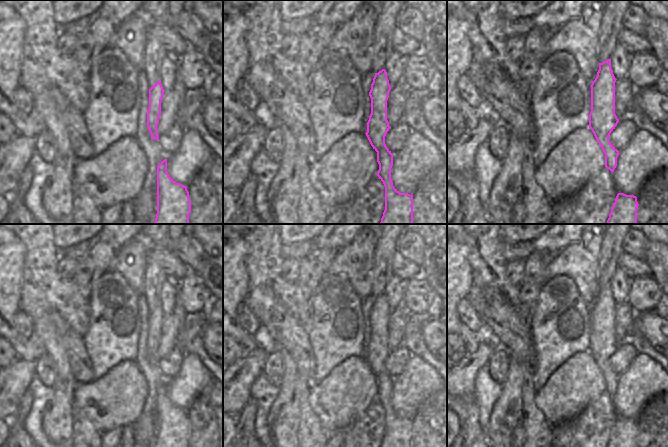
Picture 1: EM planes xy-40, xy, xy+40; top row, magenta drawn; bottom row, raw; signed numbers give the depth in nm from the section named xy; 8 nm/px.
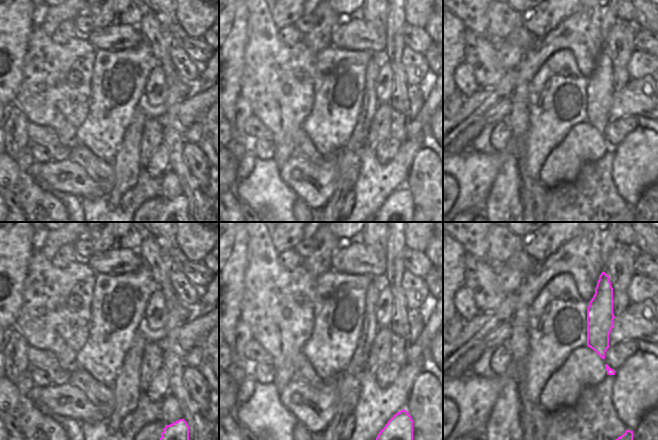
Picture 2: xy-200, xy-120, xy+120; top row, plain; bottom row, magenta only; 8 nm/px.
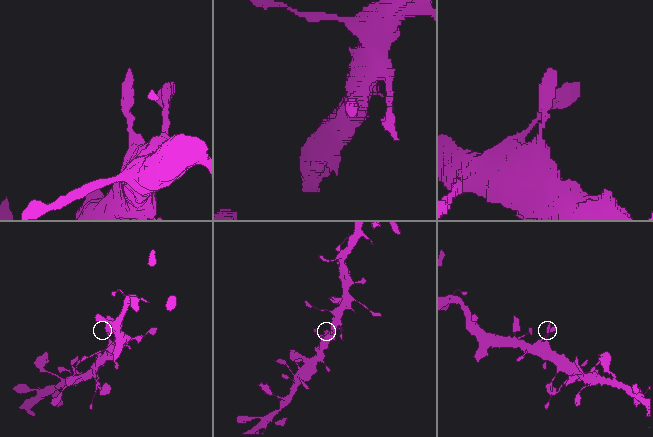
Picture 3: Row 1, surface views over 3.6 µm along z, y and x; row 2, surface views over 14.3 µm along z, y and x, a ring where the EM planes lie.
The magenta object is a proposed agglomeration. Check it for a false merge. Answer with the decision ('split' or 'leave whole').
leave whole

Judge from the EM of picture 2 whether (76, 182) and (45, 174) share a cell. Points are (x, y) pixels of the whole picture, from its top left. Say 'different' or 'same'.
same

